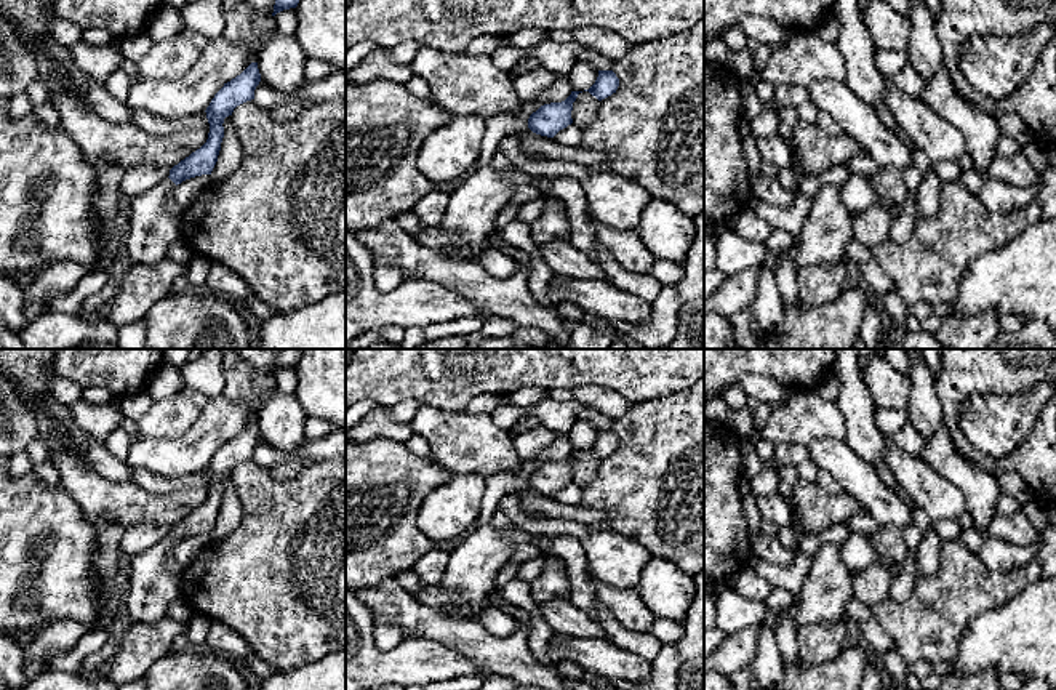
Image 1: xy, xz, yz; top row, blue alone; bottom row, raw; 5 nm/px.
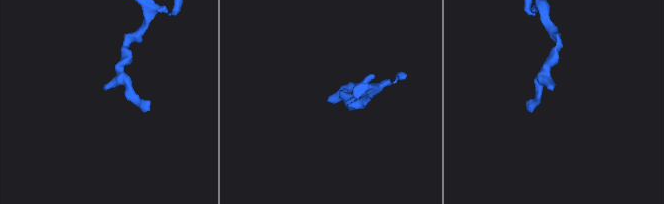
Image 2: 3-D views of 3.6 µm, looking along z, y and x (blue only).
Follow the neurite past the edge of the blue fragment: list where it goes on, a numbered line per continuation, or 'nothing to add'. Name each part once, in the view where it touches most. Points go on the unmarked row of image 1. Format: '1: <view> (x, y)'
1: xy (154, 581)

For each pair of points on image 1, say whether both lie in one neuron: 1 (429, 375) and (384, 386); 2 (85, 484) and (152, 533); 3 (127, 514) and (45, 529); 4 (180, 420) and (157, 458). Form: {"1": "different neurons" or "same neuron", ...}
{"1": "same neuron", "2": "different neurons", "3": "different neurons", "4": "different neurons"}

